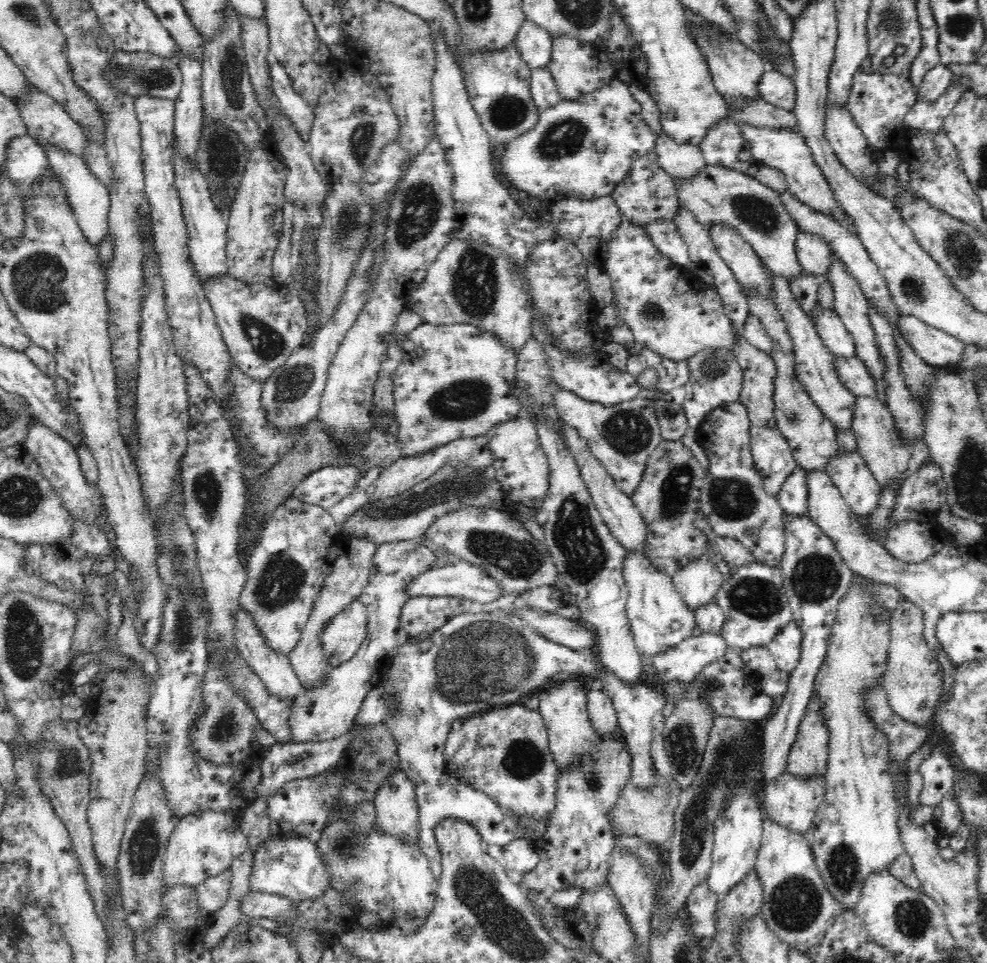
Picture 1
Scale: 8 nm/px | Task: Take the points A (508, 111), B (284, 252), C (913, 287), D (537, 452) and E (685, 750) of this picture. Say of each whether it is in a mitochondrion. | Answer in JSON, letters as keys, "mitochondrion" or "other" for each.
{"A":"mitochondrion","B":"other","C":"mitochondrion","D":"other","E":"mitochondrion"}

